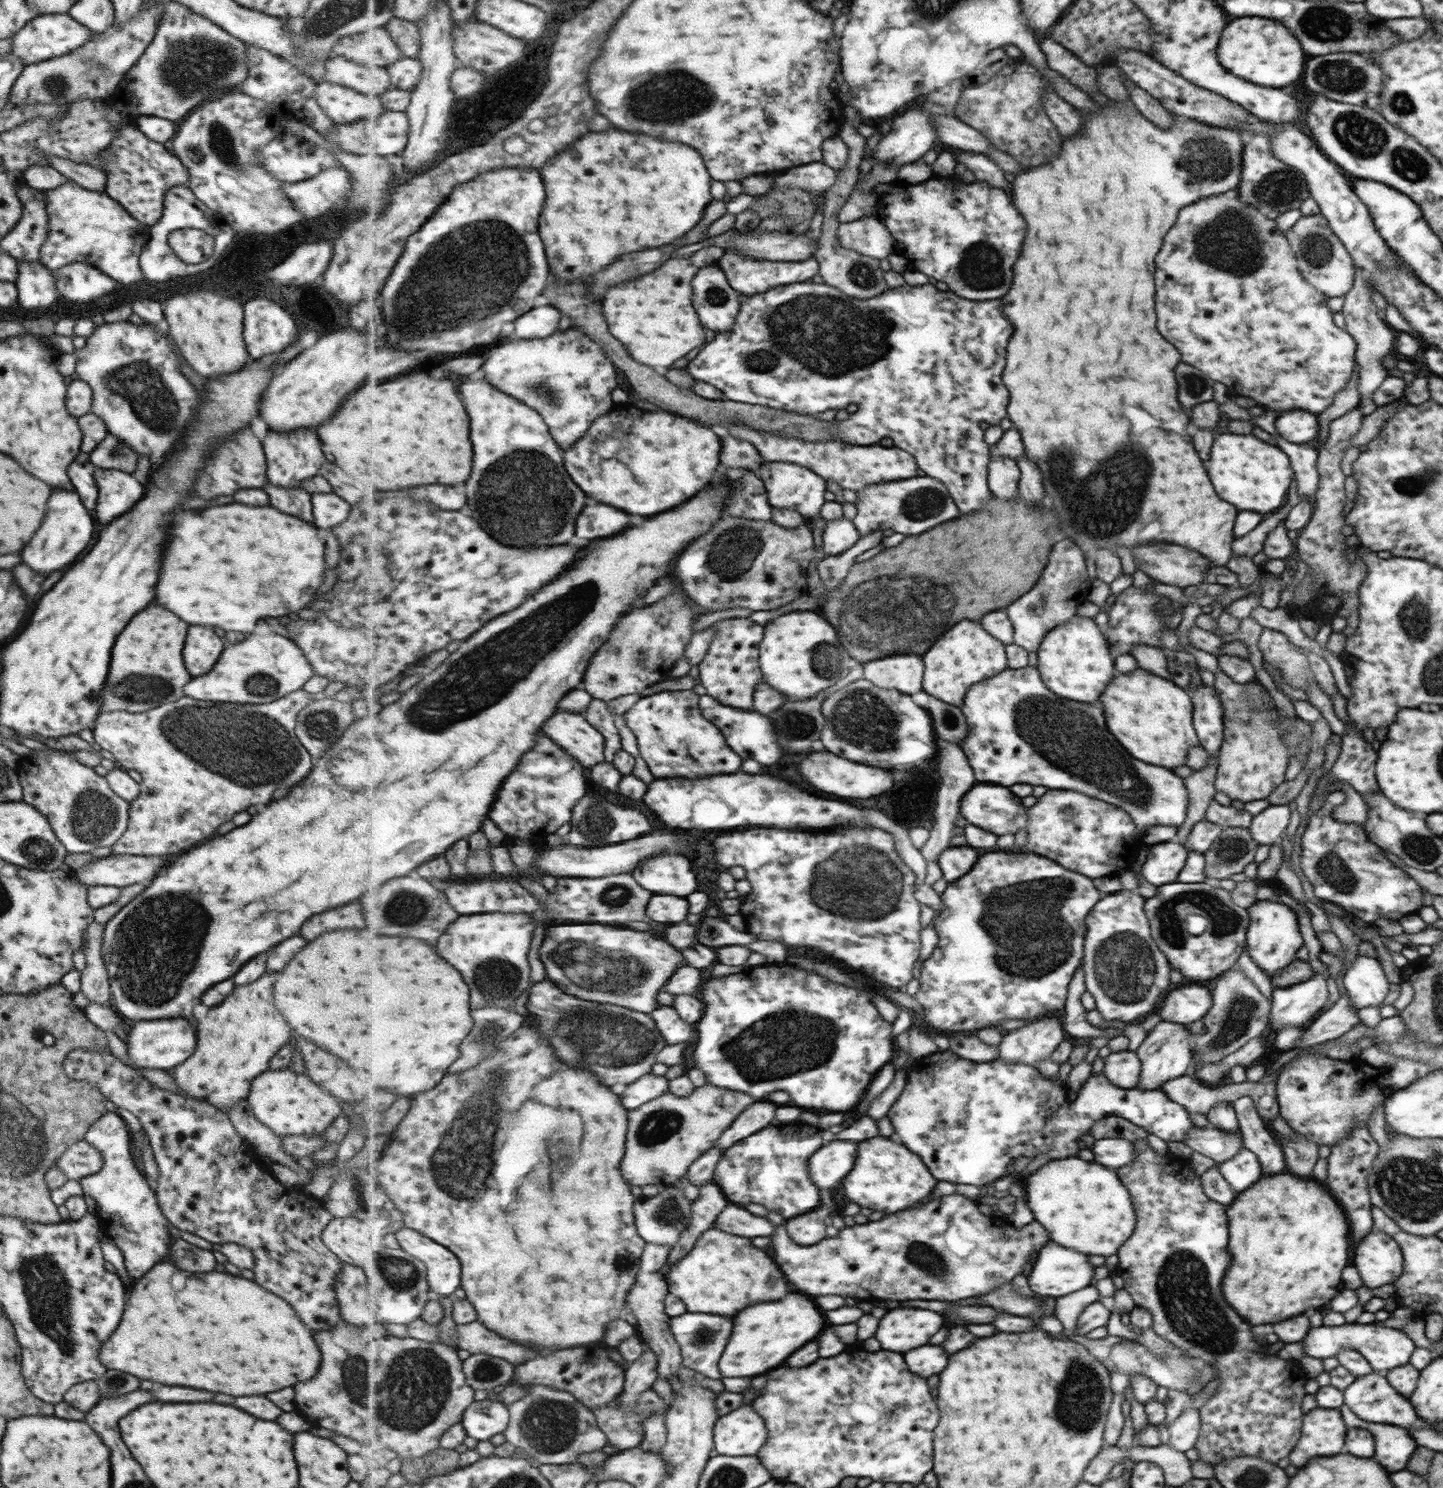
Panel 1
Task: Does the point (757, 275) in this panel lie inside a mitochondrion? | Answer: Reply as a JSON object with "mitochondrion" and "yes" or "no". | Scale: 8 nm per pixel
{"mitochondrion":"no"}

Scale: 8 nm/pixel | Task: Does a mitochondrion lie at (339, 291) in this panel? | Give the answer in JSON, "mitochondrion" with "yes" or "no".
{"mitochondrion":"no"}

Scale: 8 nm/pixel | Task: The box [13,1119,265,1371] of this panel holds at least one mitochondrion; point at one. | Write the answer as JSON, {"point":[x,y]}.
{"point":[48,1291]}

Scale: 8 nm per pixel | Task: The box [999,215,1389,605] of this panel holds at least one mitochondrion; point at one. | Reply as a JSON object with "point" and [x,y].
{"point":[1107,501]}

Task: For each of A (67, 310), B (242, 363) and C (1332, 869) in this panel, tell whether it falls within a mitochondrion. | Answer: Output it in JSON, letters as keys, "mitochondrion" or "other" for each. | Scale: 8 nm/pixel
{"A":"other","B":"other","C":"mitochondrion"}

